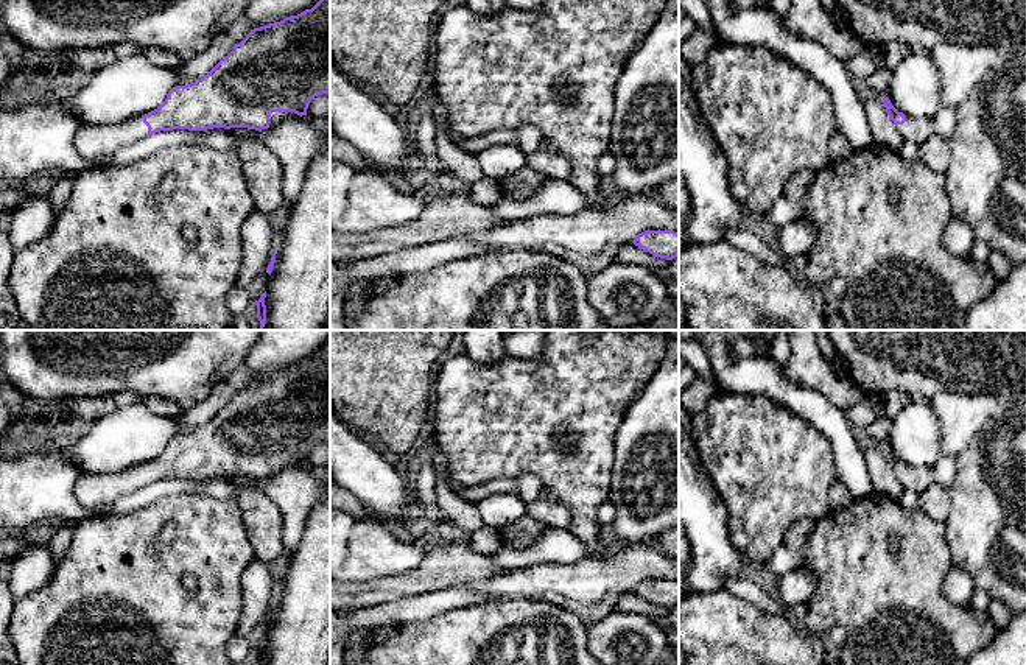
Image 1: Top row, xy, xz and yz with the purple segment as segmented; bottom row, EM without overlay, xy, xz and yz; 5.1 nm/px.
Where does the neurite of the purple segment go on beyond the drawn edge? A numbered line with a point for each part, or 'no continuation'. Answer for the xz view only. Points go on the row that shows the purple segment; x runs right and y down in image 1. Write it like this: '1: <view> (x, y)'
no continuation

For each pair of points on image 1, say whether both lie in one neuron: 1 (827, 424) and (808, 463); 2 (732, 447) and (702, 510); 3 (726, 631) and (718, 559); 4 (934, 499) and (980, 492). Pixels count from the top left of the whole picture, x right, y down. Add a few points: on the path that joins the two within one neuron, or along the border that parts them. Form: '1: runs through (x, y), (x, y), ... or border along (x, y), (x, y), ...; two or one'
1: border along (793, 413), (813, 425), (827, 439), (836, 469); two
2: border along (698, 455), (707, 478), (724, 505), (727, 522); two
3: border along (723, 589), (695, 592); two
4: border along (948, 489), (950, 513), (944, 522); two

